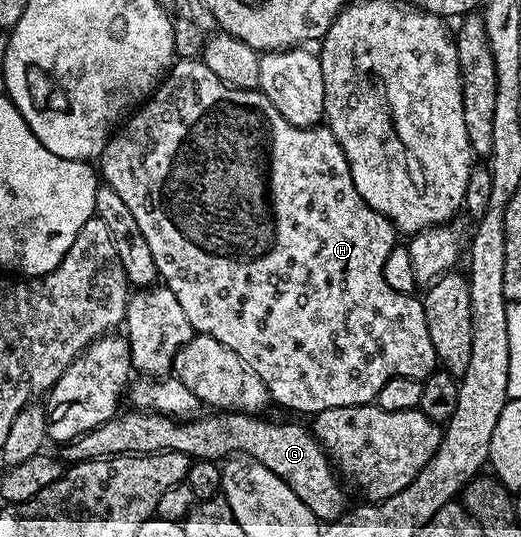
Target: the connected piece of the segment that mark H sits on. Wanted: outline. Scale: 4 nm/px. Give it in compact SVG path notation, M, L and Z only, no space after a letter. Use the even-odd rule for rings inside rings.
M180 58L173 61L172 69L153 90L151 98L108 139L98 159L98 170L106 185L122 196L134 220L138 220L138 228L142 228L142 236L146 236L146 244L150 244L150 253L154 255L156 273L163 285L178 296L178 304L182 304L182 312L186 312L186 320L190 320L193 331L197 335L213 337L218 344L236 353L248 369L260 377L262 384L266 384L273 403L307 416L320 414L326 408L367 406L375 403L386 380L394 376L423 380L437 369L423 301L410 294L394 292L394 288L386 284L386 276L382 276L382 264L386 264L386 256L390 256L398 244L398 231L390 219L374 212L374 208L358 196L358 188L354 188L350 176L350 164L327 125L305 128L290 124L290 120L286 120L286 116L282 116L282 112L278 112L259 89L228 86L206 68L203 60Z

